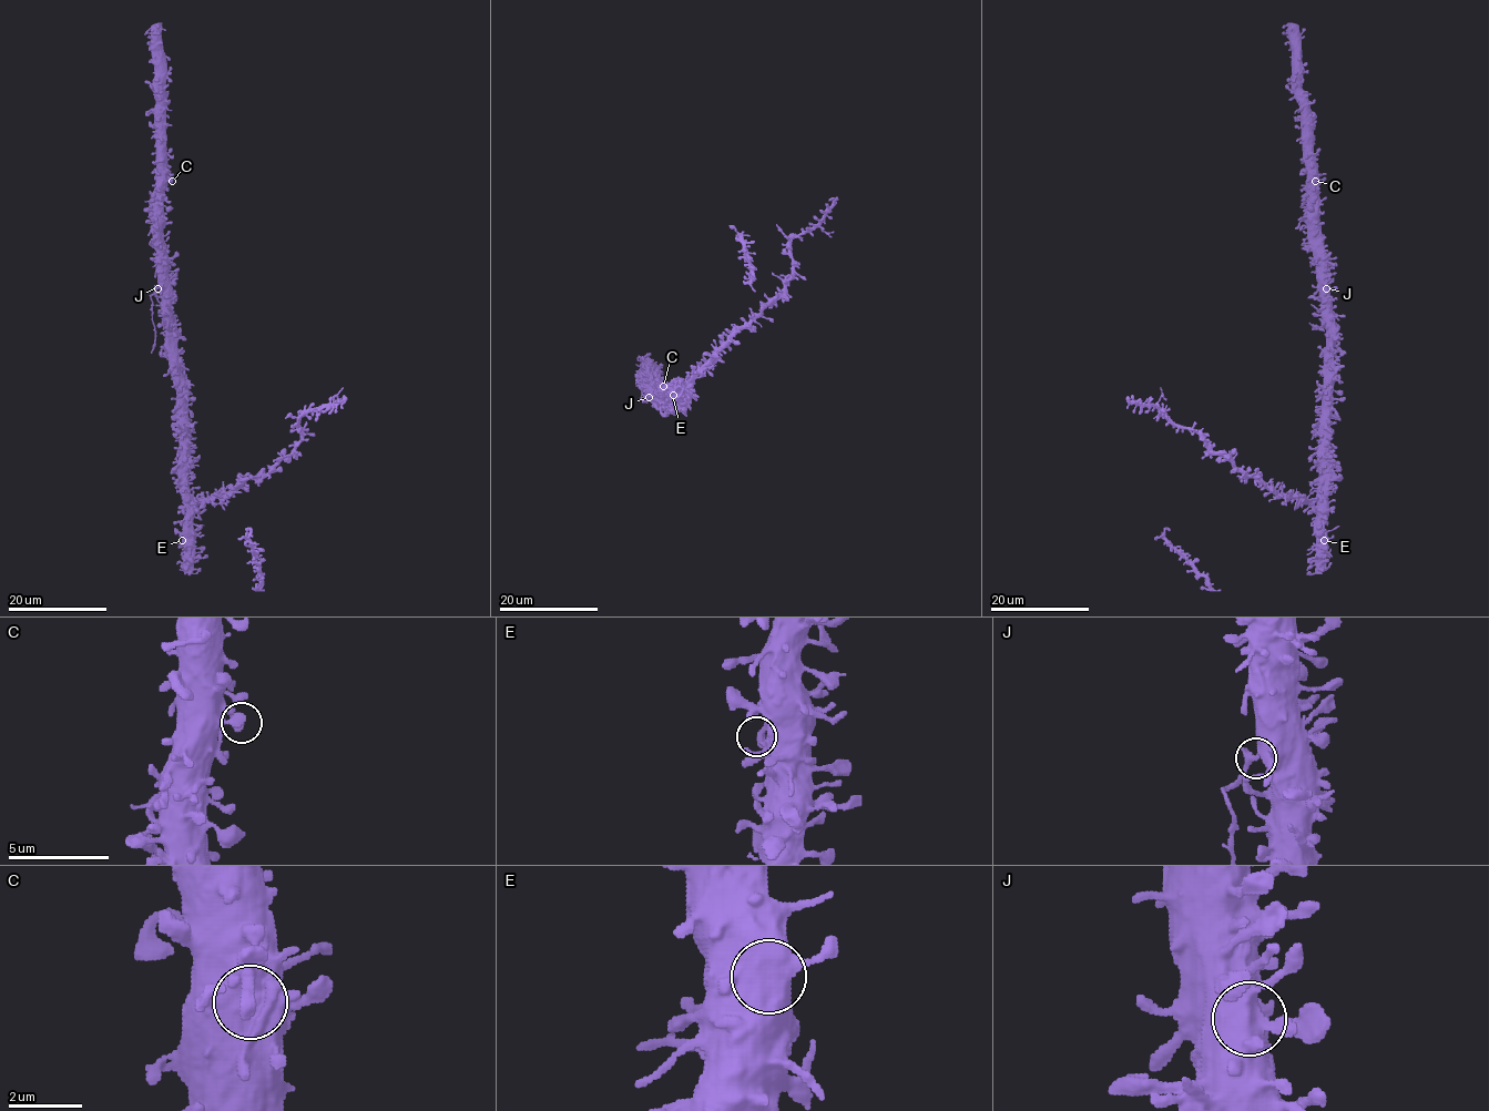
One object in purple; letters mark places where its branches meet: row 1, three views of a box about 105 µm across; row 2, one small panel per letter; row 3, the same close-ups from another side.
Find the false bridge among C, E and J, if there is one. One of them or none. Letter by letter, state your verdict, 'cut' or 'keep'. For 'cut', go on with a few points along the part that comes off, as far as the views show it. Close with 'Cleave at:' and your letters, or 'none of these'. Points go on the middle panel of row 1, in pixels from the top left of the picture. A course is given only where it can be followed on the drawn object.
C: keep
E: keep
J: cut
Cleave at: J

